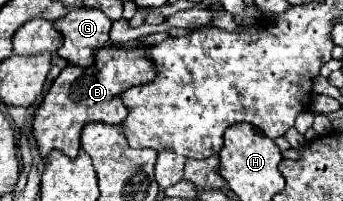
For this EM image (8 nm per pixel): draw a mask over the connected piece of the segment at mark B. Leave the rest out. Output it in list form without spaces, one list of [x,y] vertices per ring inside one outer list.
[[[108,42],[96,52],[96,62],[92,66],[80,68],[76,64],[68,64],[60,72],[34,116],[34,138],[38,142],[42,158],[52,148],[58,148],[72,158],[78,154],[78,142],[84,124],[120,124],[128,116],[122,94],[132,86],[148,84],[156,78],[156,64],[150,58],[148,50],[150,46],[146,44],[138,44],[136,48],[124,48],[120,44]]]

